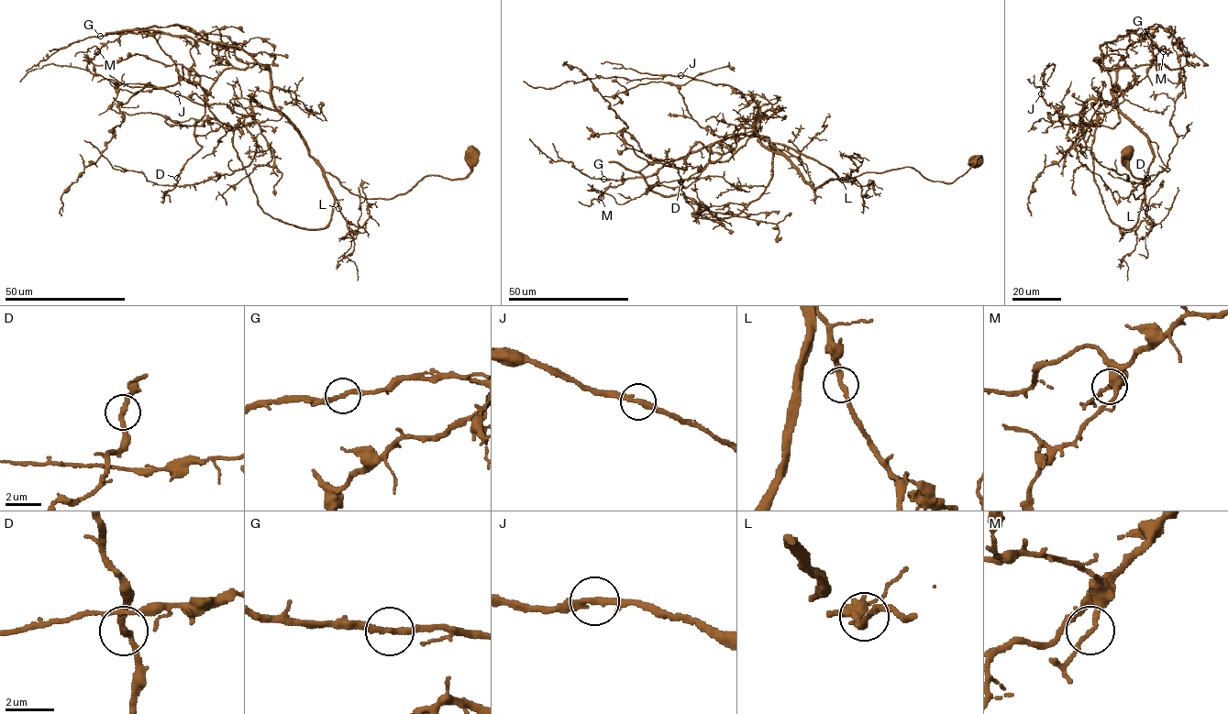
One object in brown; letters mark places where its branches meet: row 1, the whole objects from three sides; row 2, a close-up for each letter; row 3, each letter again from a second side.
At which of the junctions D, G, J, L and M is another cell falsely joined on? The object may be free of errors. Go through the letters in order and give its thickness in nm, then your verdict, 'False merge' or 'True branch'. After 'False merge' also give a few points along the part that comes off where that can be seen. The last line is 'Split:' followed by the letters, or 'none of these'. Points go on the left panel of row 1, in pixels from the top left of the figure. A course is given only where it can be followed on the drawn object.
D: Thickness 220 nm. True branch
G: Thickness 240 nm. True branch
J: Thickness 260 nm. True branch
L: Thickness 240 nm. True branch
M: Thickness 180 nm. False merge. Course of the part to remove: (97, 51), (105, 34), (179, 25), (225, 46), (248, 53), (271, 53), (275, 57), (273, 65)
Split: M

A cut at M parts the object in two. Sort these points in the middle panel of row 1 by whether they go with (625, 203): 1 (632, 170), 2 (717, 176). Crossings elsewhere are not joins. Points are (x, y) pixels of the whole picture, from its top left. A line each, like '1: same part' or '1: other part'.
1: other part
2: other part

